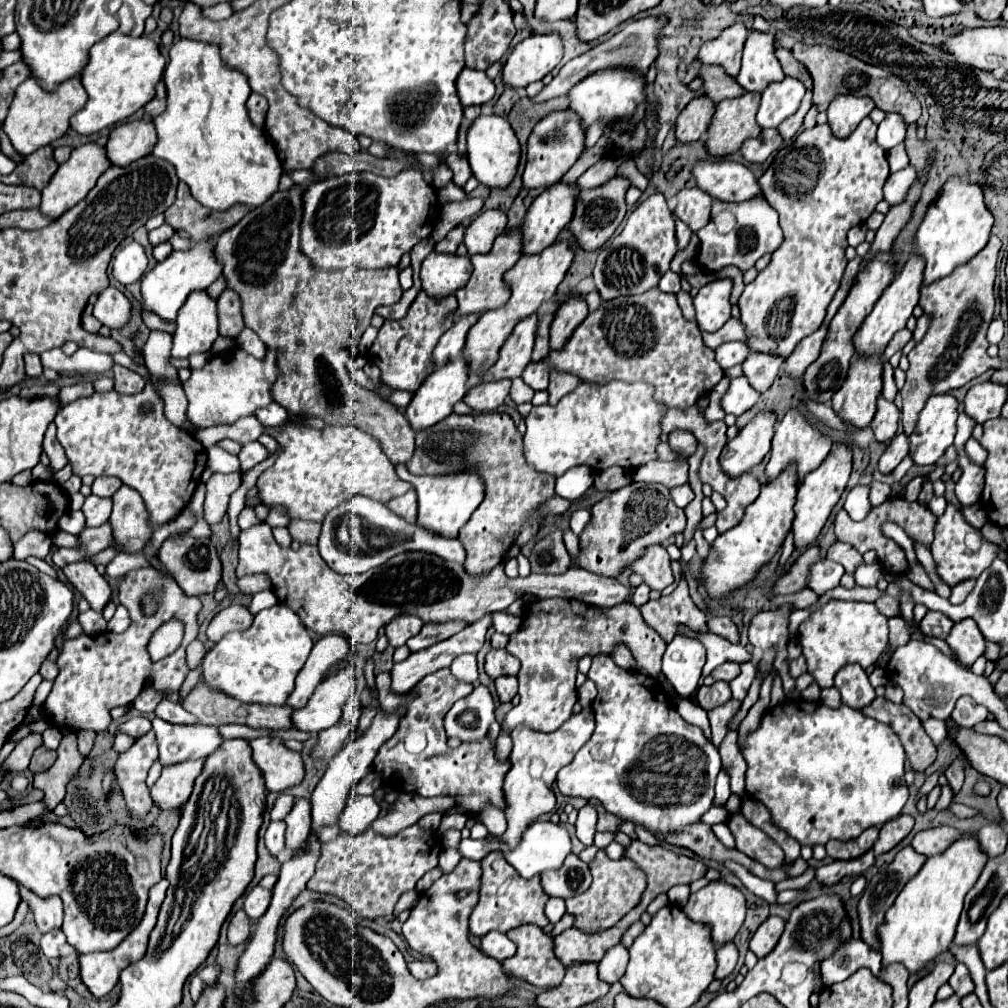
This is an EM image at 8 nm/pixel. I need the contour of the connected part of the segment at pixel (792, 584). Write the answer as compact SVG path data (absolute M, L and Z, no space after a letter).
M812 545L808 547L800 557L798 561L792 565L792 569L788 573L784 573L776 585L774 585L774 593L776 595L786 595L786 593L798 593L802 589L806 589L806 581L808 581L808 575L810 575L810 565L814 565L814 561L820 561L820 547L818 545Z

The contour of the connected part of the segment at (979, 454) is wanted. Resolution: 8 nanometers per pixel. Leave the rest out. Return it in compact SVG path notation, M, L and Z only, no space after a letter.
M970 437L964 445L964 453L968 455L968 459L972 463L986 463L986 449L982 449L982 445L978 445L978 441L974 437Z

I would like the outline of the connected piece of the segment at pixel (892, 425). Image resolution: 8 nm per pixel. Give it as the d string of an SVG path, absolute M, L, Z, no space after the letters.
M882 395L878 397L878 409L876 409L876 415L870 423L872 431L874 431L874 437L882 443L888 443L894 435L896 435L896 429L898 429L898 421L900 421L900 411L898 407L892 403L892 401L886 401Z

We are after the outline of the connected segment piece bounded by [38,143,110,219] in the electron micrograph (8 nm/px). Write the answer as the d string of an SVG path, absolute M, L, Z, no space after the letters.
M86 143L80 145L72 151L70 159L60 163L58 171L52 175L50 183L42 189L42 201L38 205L38 211L50 219L58 219L64 211L68 211L70 207L74 207L80 199L84 199L88 195L88 191L96 185L98 177L110 167L110 161L106 157L106 149L98 147L96 143Z

